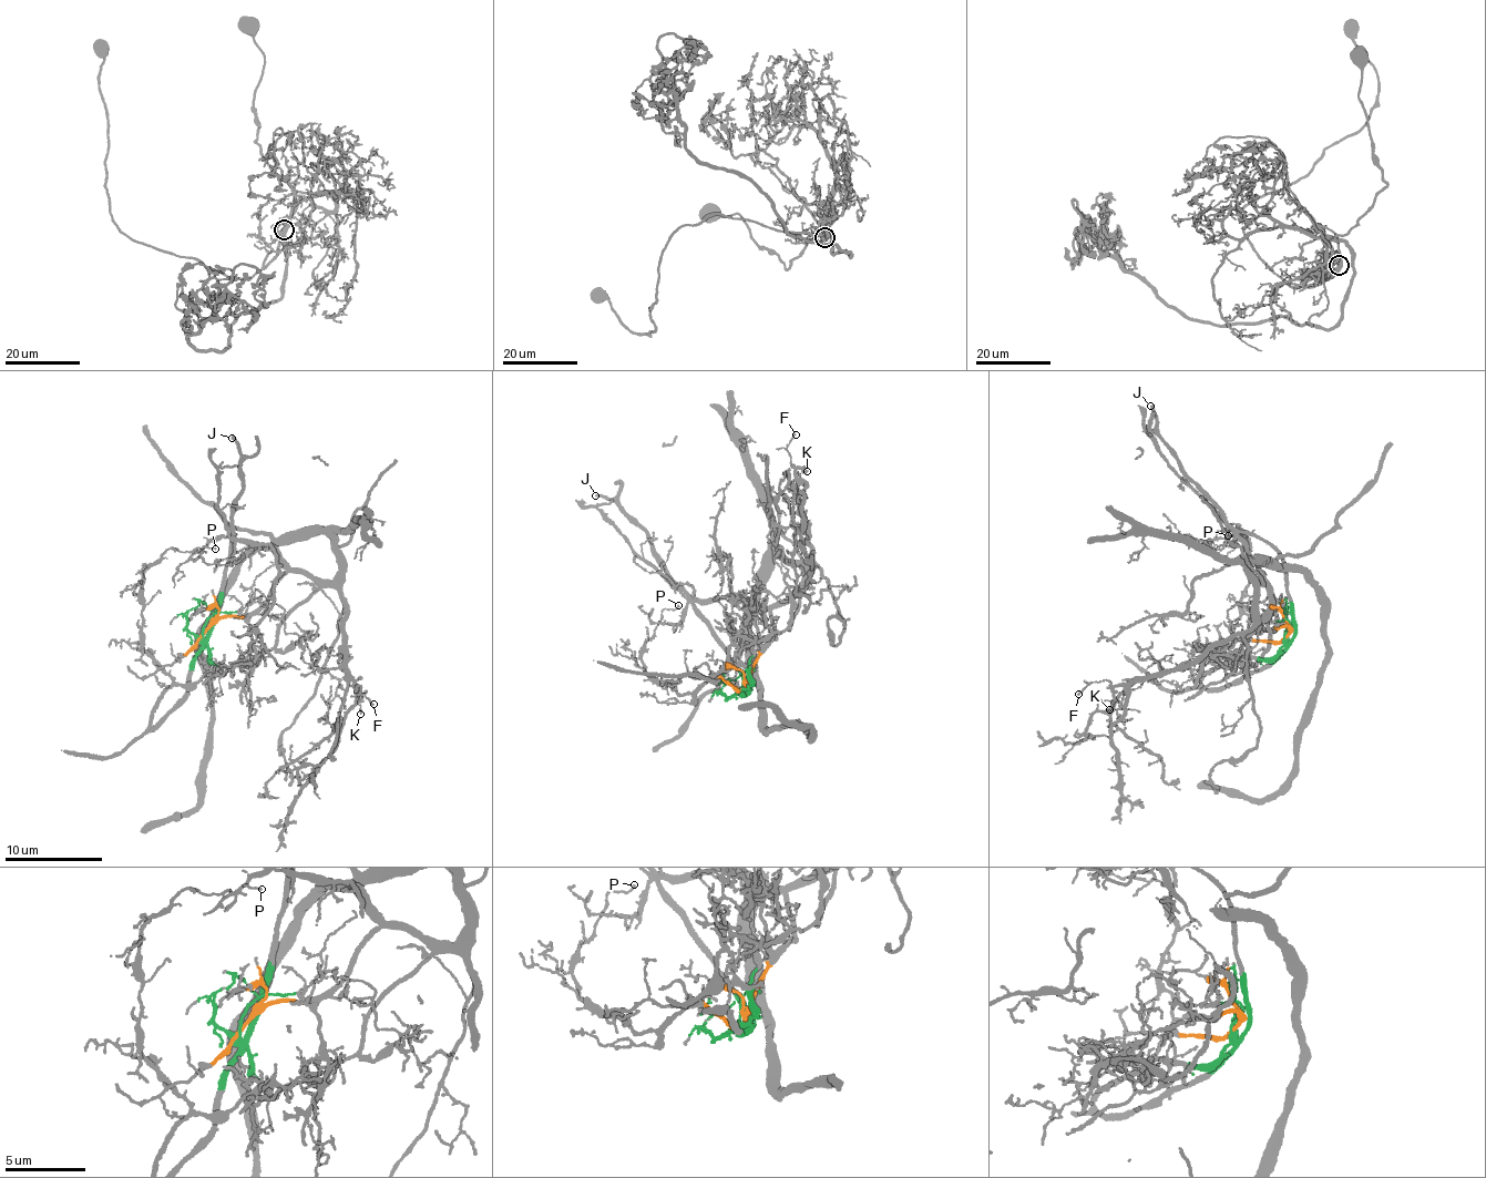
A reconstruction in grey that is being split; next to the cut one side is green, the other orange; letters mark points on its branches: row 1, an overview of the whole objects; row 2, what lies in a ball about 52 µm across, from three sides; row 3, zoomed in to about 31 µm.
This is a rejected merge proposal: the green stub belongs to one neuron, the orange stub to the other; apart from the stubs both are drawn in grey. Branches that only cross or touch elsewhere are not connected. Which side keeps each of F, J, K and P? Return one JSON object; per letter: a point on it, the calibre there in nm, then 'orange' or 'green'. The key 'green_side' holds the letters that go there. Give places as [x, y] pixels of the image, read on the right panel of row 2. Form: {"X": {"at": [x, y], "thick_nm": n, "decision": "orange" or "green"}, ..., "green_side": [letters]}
{"F": {"at": [1078, 694], "thick_nm": 130, "decision": "orange"}, "J": {"at": [1150, 406], "thick_nm": 220, "decision": "green"}, "K": {"at": [1109, 709], "thick_nm": 120, "decision": "orange"}, "P": {"at": [1228, 535], "thick_nm": 110, "decision": "green"}, "green_side": ["J", "P"]}

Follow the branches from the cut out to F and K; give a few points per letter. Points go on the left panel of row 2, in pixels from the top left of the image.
F: (204, 628), (257, 610), (289, 572), (305, 573), (348, 603), (345, 666), (373, 704)
K: (204, 628), (257, 610), (289, 572), (327, 583), (348, 603), (341, 648), (360, 714)

